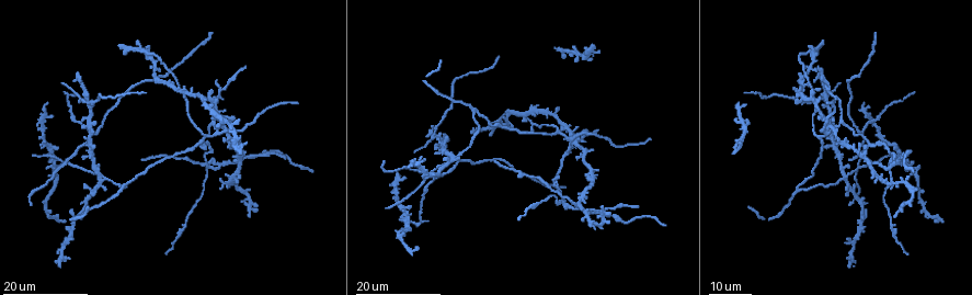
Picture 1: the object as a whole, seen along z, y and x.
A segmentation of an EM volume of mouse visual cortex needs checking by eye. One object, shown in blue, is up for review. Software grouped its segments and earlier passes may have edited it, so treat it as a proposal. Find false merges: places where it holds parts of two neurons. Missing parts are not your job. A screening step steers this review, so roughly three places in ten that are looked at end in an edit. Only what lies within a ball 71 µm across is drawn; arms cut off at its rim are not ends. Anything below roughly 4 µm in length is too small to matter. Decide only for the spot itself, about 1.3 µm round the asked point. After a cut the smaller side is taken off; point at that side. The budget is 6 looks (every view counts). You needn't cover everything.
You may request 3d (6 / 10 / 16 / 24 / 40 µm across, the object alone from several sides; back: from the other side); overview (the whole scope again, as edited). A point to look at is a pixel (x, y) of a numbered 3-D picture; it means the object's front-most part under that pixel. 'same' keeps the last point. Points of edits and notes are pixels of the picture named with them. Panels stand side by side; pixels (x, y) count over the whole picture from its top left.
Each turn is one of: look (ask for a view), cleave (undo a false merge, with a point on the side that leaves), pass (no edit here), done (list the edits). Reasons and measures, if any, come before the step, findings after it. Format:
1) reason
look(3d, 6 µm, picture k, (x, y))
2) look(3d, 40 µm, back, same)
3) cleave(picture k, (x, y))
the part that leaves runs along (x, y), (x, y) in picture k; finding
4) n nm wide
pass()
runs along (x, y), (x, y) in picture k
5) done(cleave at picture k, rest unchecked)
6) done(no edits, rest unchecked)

looks like a crossing
look(3d, 24 µm, picture 1, (215, 131))

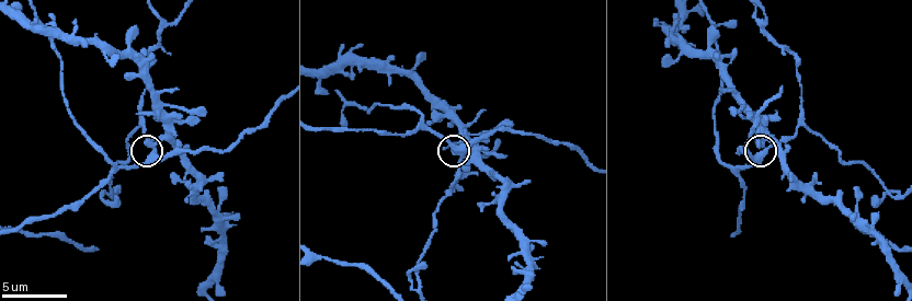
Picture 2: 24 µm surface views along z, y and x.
look(3d, 10 µm, picture 2, (155, 150))

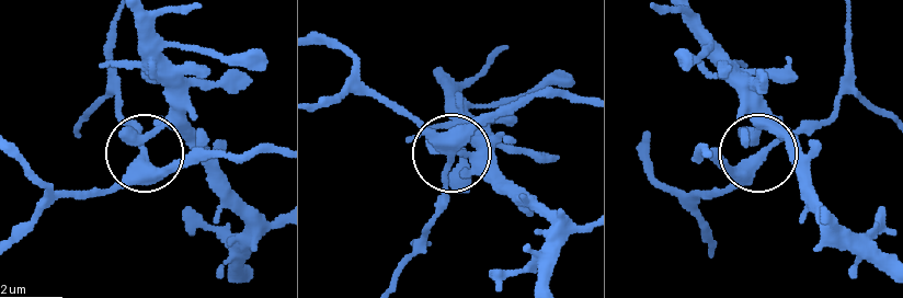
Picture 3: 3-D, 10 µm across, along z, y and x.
look(3d, 10 µm, back, picture 3, (141, 149))

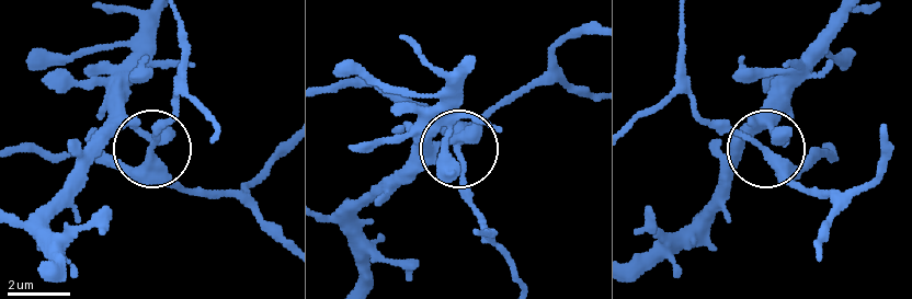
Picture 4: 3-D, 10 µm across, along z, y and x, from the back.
4 arms
pass()
runs along (590, 93), (519, 89), (458, 144), (396, 133) in picture 4; continuous, no second neuron

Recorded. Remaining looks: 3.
four arms meet
look(3d, 24 µm, picture 1, (827, 99))

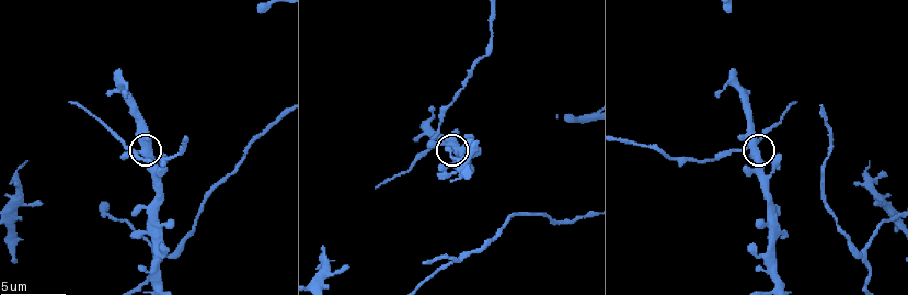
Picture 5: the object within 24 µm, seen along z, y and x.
look(3d, 10 µm, picture 5, (446, 142))

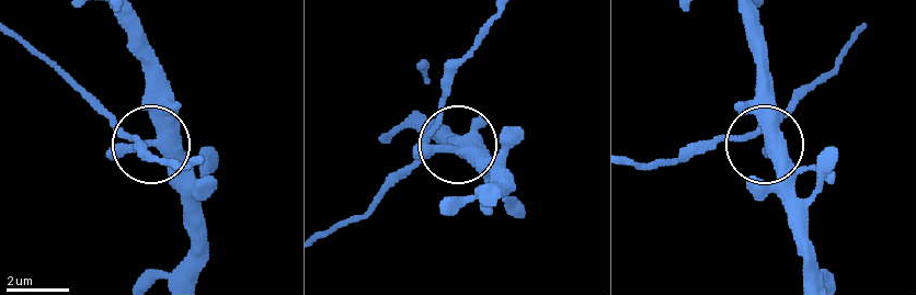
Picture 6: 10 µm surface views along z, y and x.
pass()
one neuron here

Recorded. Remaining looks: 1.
done(no edits, rest unchecked)

